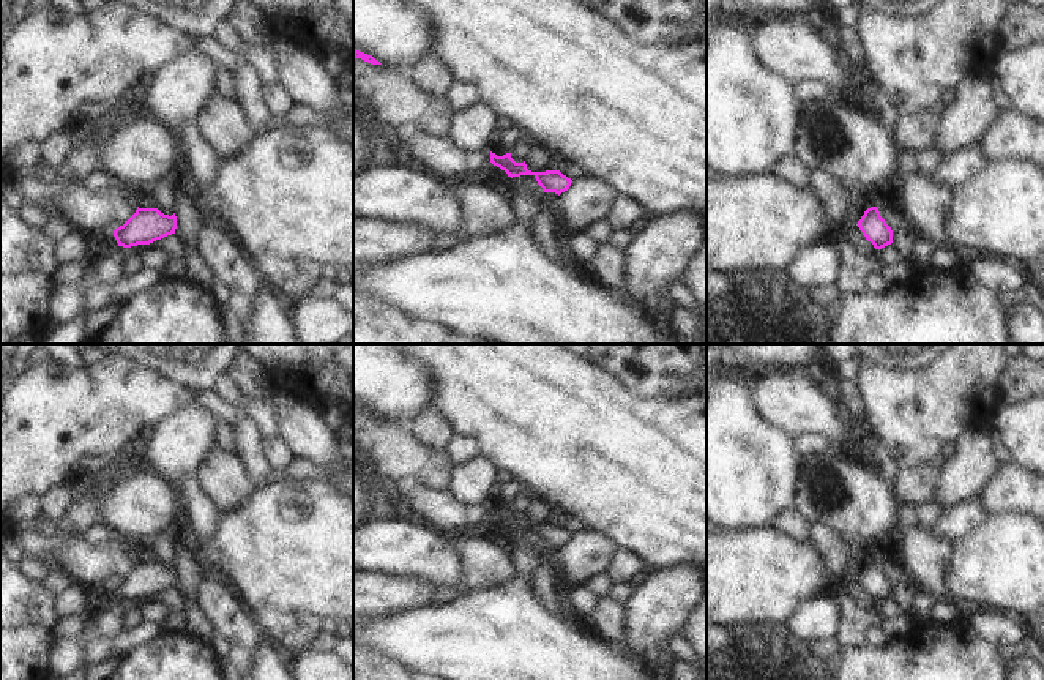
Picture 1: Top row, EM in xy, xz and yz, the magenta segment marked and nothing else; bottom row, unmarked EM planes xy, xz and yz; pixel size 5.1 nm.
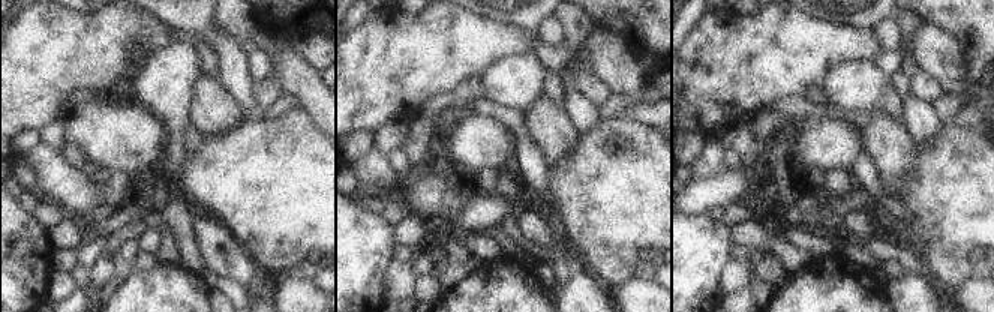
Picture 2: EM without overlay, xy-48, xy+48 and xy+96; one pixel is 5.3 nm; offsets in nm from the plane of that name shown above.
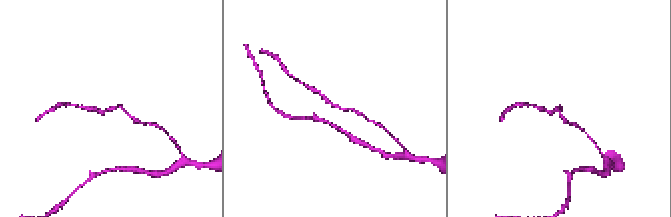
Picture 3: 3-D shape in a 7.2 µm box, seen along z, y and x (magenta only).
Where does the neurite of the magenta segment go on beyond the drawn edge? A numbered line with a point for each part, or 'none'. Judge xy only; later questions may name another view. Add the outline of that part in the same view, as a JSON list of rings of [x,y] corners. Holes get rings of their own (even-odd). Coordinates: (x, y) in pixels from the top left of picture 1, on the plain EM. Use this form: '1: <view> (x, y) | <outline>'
none

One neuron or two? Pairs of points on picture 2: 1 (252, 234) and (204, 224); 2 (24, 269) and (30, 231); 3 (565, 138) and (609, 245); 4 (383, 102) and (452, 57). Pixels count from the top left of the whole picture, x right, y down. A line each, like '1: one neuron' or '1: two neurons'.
1: two neurons
2: one neuron
3: two neurons
4: one neuron

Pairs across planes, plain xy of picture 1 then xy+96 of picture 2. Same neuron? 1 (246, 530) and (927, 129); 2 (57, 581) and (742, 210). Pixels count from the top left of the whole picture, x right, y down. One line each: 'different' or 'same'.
1: different
2: same

